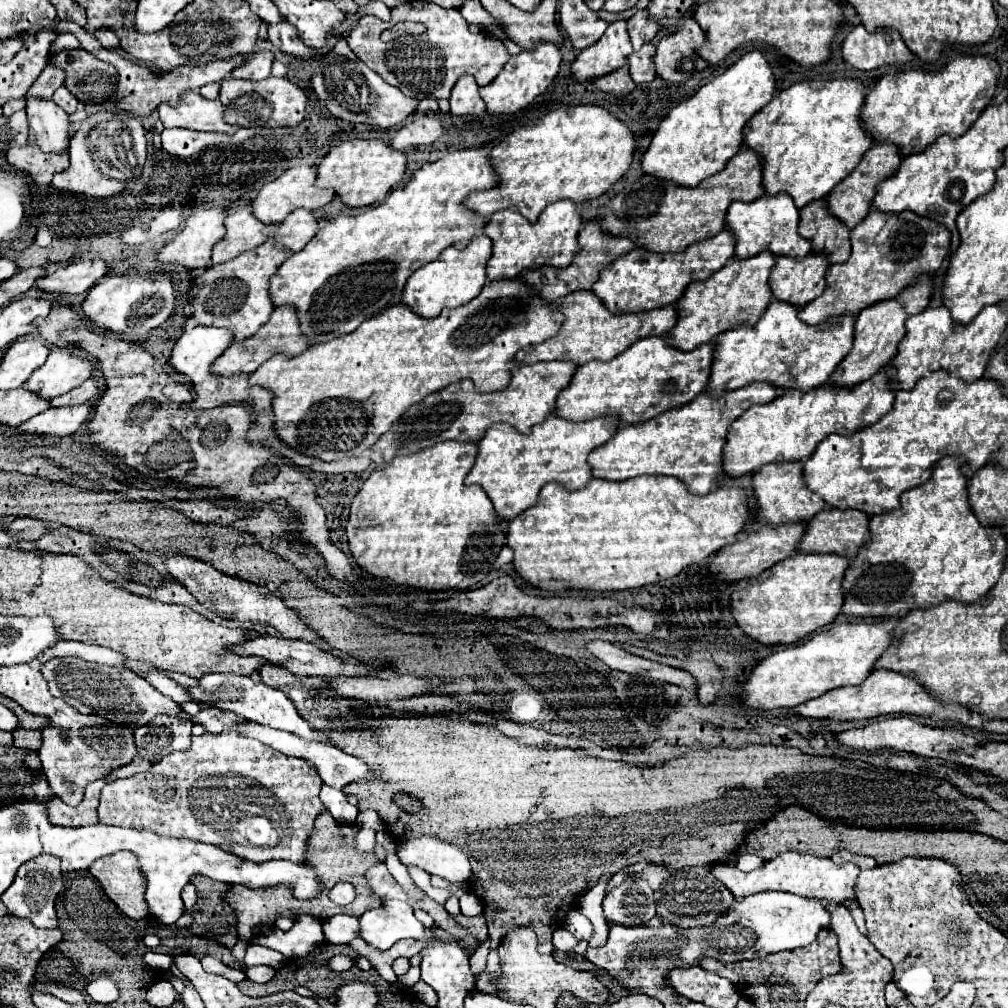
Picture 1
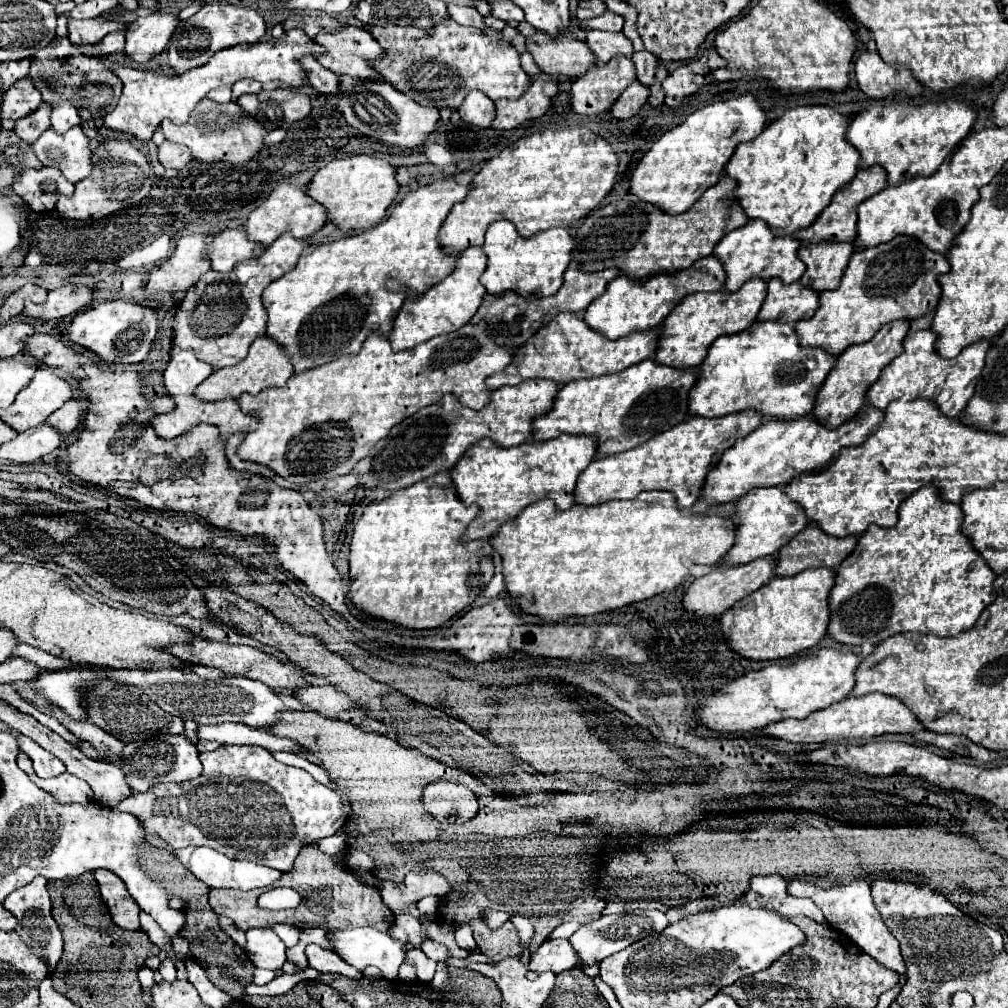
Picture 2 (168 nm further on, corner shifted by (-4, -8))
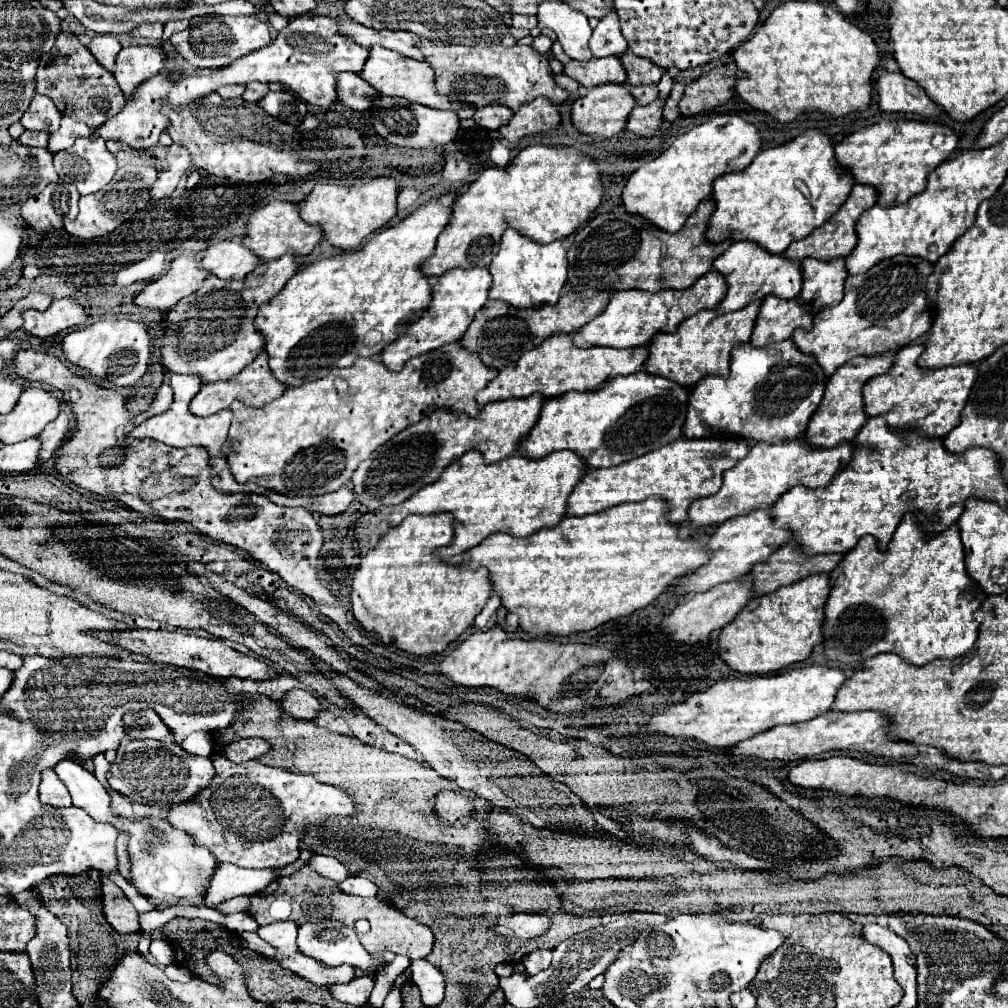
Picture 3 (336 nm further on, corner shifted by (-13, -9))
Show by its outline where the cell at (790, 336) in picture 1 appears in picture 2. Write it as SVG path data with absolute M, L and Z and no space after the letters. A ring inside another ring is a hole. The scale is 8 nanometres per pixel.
M756 321L756 323L754 323L754 325L750 325L746 331L736 333L736 335L724 335L724 337L720 337L718 341L714 341L714 343L712 343L712 347L708 349L708 355L706 355L704 363L700 365L700 367L702 367L702 371L700 371L698 383L696 383L696 385L692 387L692 391L690 391L690 407L688 407L688 409L690 409L690 415L702 415L702 417L722 417L722 415L738 413L738 411L742 411L742 409L756 409L756 411L760 411L762 415L766 415L768 419L796 419L796 417L800 417L800 415L810 415L810 413L812 413L812 409L814 409L814 403L816 403L816 393L820 391L820 387L822 387L824 379L826 379L826 377L828 377L828 373L832 371L832 367L834 367L836 359L838 359L838 357L830 355L830 353L828 353L828 351L824 351L824 349L802 347L802 345L798 343L798 335L796 335L794 327L792 327L792 325L788 325L788 323L780 323L780 321Z

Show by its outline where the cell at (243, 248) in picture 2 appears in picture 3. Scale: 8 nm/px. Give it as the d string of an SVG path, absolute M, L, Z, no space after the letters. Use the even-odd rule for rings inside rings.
M243 238L211 244L199 260L199 268L223 280L243 280L257 264L259 258L243 246Z

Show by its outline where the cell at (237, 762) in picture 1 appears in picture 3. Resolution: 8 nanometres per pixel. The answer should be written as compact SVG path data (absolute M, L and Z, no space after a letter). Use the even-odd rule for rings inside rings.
M215 758L213 766L217 774L211 786L205 788L197 800L171 806L167 820L171 822L171 826L195 836L197 844L207 846L221 862L233 862L245 868L283 868L299 858L299 838L307 826L321 824L327 816L347 816L355 812L353 798L347 792L335 786L321 784L307 774L293 774L281 768L271 768L261 764L259 760L235 764L227 758Z

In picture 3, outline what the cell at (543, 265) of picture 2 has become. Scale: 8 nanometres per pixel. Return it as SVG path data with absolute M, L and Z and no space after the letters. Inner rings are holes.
M507 228L501 238L499 254L489 266L493 284L489 298L503 300L515 308L539 308L545 304L555 304L567 280L567 250L563 240L551 244L537 244L517 230Z

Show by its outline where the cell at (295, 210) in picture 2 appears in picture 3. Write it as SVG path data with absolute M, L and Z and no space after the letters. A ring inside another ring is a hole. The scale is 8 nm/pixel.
M271 200L269 204L265 204L263 208L257 208L249 220L247 220L247 234L243 238L245 248L249 248L251 252L255 252L255 256L261 262L267 260L275 260L287 252L293 252L295 256L307 256L313 252L313 248L317 246L317 242L323 238L323 232L319 226L311 226L305 224L299 218L299 208L297 204L291 202L277 202Z

